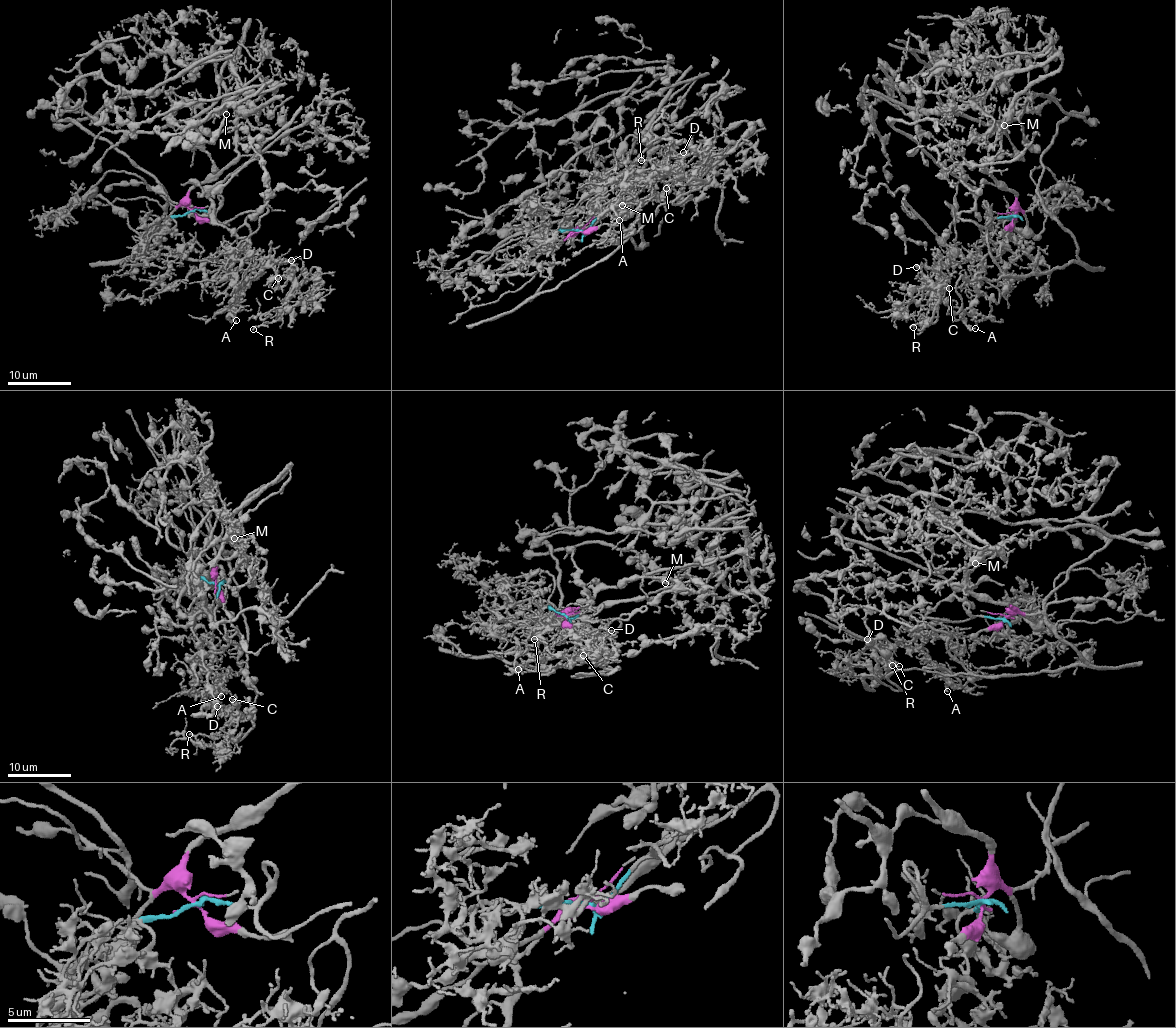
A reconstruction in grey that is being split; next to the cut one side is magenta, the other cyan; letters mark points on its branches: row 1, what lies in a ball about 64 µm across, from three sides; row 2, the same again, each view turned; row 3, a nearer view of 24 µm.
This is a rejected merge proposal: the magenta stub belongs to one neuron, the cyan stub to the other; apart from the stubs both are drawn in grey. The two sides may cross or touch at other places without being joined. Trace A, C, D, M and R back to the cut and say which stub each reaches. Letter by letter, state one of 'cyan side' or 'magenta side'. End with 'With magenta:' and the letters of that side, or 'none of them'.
A: cyan side
C: cyan side
D: cyan side
M: magenta side
R: cyan side
With magenta: M

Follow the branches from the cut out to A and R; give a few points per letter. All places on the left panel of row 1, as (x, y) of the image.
A: (192, 212), (212, 213), (223, 223), (267, 208), (237, 274), (238, 303), (229, 319), (236, 320)
R: (192, 212), (223, 223), (267, 208), (249, 251), (292, 289), (253, 329)

